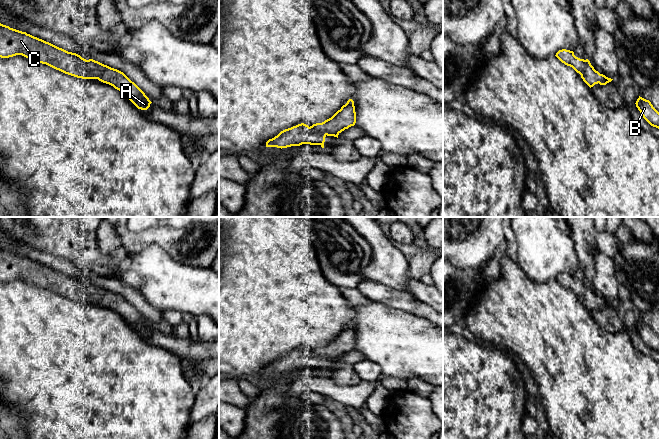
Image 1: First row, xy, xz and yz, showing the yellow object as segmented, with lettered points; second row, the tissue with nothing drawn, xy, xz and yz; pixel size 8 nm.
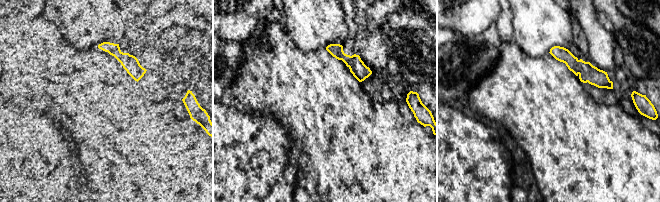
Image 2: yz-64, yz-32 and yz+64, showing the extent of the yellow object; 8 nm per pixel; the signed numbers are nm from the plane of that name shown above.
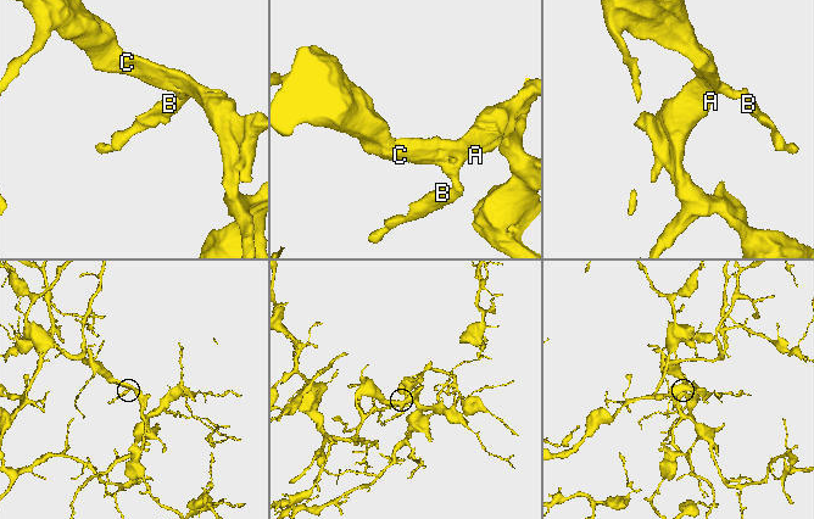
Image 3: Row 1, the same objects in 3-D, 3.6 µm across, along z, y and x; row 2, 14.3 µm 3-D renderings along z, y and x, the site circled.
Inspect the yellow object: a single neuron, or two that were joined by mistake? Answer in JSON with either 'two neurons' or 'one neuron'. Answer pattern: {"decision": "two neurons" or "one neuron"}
{"decision": "one neuron"}

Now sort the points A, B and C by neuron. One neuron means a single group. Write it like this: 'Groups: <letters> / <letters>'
Groups: A B C

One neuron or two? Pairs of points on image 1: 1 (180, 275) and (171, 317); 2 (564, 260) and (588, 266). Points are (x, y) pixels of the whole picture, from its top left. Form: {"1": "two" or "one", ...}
{"1": "two", "2": "two"}

